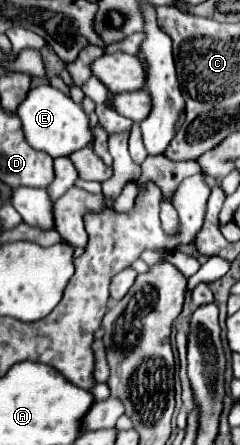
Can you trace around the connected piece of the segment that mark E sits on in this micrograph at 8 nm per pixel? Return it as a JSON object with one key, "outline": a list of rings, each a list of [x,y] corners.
{"outline":[[[49,84],[31,88],[27,92],[27,98],[19,104],[17,116],[23,122],[23,132],[25,132],[27,142],[35,150],[43,150],[53,158],[69,156],[93,140],[93,134],[89,130],[89,118],[83,112],[83,108],[79,104],[75,104],[67,94],[63,94],[61,90],[57,90]]]}

